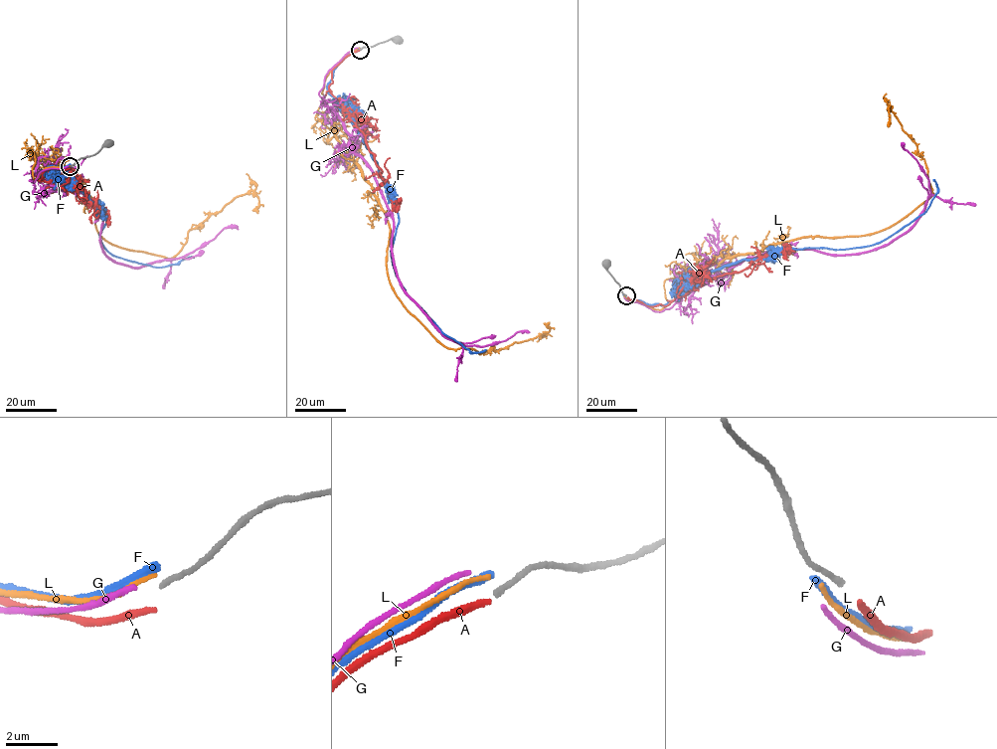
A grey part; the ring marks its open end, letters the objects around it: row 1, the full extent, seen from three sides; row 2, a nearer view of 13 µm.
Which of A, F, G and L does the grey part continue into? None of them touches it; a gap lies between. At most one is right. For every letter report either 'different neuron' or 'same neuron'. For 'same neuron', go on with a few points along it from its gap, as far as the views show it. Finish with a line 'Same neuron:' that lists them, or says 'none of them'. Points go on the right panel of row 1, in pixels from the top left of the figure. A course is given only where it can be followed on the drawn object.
A: different neuron
F: different neuron
G: different neuron
L: different neuron
Same neuron: none of them

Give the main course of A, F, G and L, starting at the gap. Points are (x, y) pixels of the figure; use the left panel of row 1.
A: (70, 168), (51, 168), (39, 181), (66, 187), (83, 204), (91, 203), (97, 211), (94, 216), (99, 215)
F: (69, 165), (50, 166), (38, 178), (73, 184), (104, 212), (99, 238), (111, 255), (161, 268), (194, 258)
G: (68, 166), (30, 180), (94, 204), (101, 251), (113, 262), (136, 269), (177, 259), (238, 229)
L: (70, 165), (35, 180), (28, 150), (128, 250), (173, 259), (252, 190), (257, 213)

